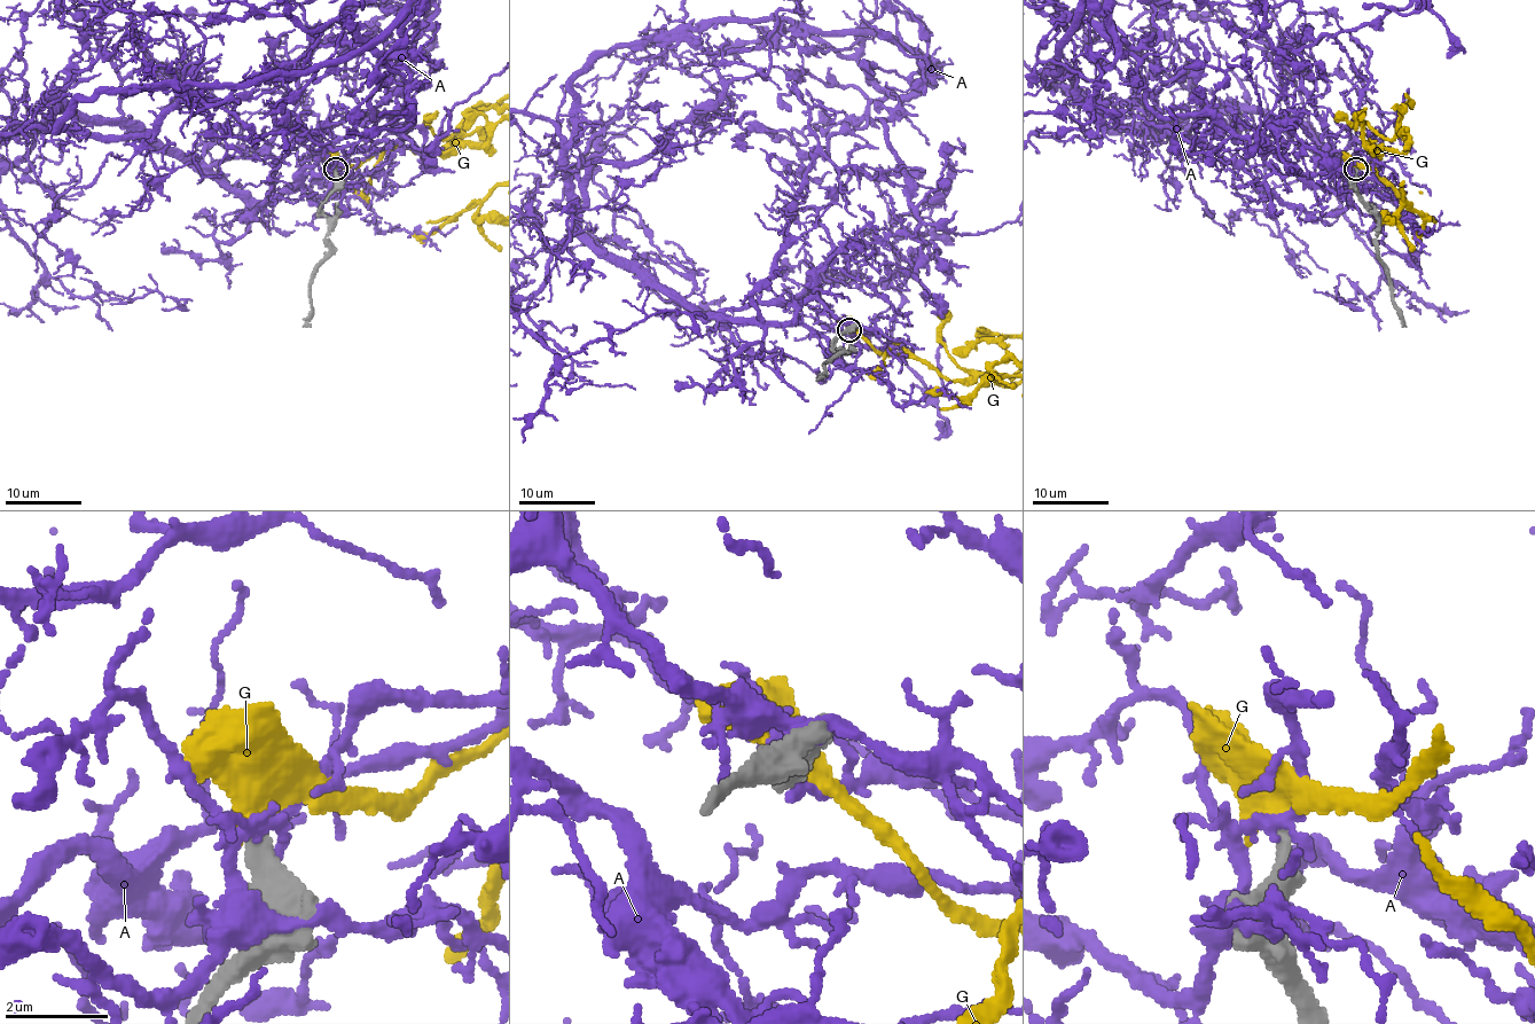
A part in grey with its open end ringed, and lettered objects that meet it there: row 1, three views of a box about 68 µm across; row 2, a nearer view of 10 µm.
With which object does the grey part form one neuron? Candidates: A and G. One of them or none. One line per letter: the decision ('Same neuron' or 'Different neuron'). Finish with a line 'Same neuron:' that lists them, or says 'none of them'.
A: Different neuron
G: Different neuron
Same neuron: none of them

